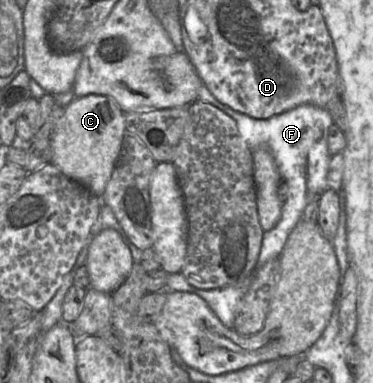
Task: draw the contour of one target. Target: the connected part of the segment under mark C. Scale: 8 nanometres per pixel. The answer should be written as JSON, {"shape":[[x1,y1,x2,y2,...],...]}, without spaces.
{"shape":[[98,94,75,97,65,107,60,128,50,137,51,163,98,198,105,191,127,132,124,114,111,97]]}

